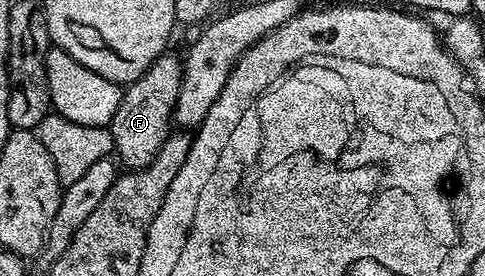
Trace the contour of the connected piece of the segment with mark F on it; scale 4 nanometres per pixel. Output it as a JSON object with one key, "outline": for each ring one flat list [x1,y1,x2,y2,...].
{"outline":[[166,52,152,63,147,71,136,80,135,83,128,85,123,91,119,107,115,110,115,117,107,126,112,134,112,142,116,155,119,154,120,163,128,169,146,168,152,162,161,149,164,142,171,132,171,123,175,102,178,100,179,86,182,85,182,66,180,57,173,56,171,52]]}

